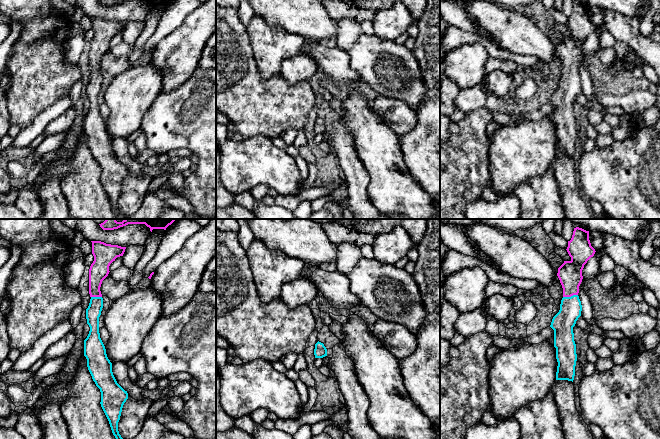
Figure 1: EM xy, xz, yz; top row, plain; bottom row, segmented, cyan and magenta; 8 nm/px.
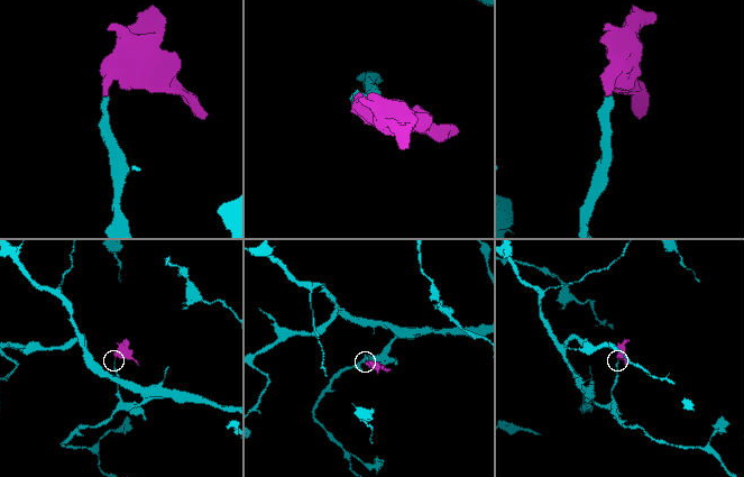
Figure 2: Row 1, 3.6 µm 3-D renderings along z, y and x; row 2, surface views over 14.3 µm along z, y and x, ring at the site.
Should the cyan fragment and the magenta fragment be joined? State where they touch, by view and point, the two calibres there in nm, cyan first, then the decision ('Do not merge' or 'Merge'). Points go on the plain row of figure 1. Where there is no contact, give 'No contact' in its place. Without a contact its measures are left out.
Touches cyan at yz (571, 72). Thickness 180 nm (cyan) against 190 nm. Merge

